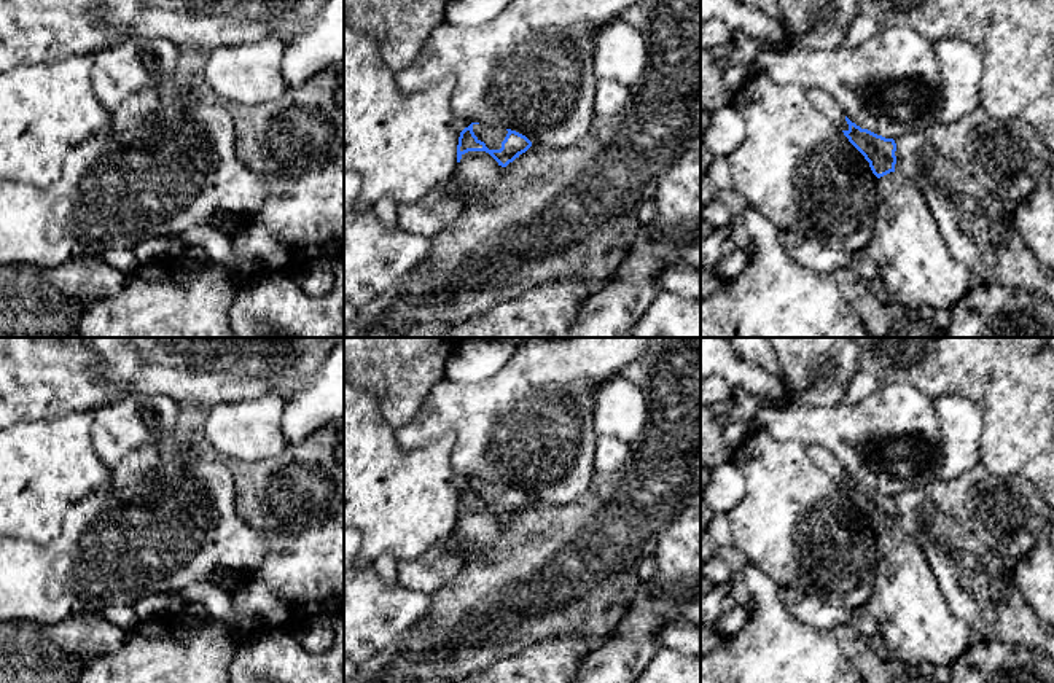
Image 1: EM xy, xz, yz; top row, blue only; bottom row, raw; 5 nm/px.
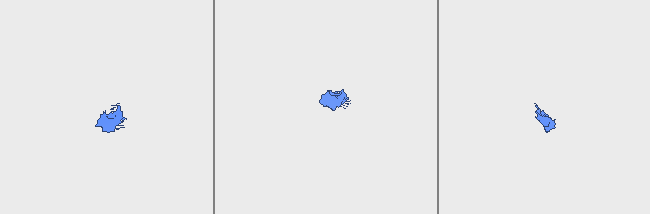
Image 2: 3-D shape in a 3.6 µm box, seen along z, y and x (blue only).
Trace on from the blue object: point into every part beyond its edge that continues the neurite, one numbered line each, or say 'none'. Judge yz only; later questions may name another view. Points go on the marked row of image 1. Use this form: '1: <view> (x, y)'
1: yz (823, 101)
2: yz (916, 268)

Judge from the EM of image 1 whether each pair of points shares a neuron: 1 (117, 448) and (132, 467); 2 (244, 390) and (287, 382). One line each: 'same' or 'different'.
1: different
2: different

